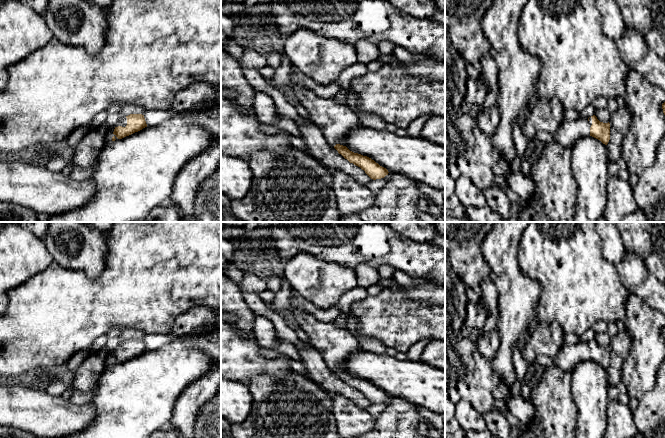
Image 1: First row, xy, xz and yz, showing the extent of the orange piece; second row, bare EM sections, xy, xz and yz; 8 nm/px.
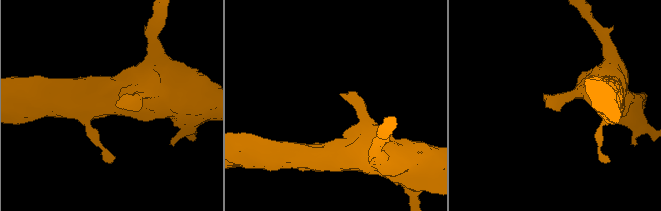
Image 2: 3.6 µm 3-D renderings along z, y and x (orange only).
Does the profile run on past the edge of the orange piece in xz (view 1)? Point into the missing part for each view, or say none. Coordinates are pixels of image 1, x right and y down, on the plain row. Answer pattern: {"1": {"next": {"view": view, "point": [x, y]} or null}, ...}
{"1": {"next": {"view": "xz", "point": [336, 345]}}}

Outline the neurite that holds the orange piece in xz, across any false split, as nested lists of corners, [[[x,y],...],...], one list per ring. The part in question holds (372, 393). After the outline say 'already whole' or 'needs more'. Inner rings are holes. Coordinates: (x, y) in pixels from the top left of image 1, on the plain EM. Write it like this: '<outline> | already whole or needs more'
[[[290,306],[290,316],[307,333],[308,344],[316,349],[334,371],[350,387],[360,391],[373,404],[384,402],[388,394],[367,380],[350,375],[342,368],[348,359],[362,351],[358,337],[348,329],[339,328],[332,322],[321,322],[314,315],[294,306]]] | needs more

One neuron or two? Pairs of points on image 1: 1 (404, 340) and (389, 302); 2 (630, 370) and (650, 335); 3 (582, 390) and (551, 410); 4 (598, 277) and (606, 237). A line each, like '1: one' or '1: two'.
1: one
2: one
3: two
4: two

